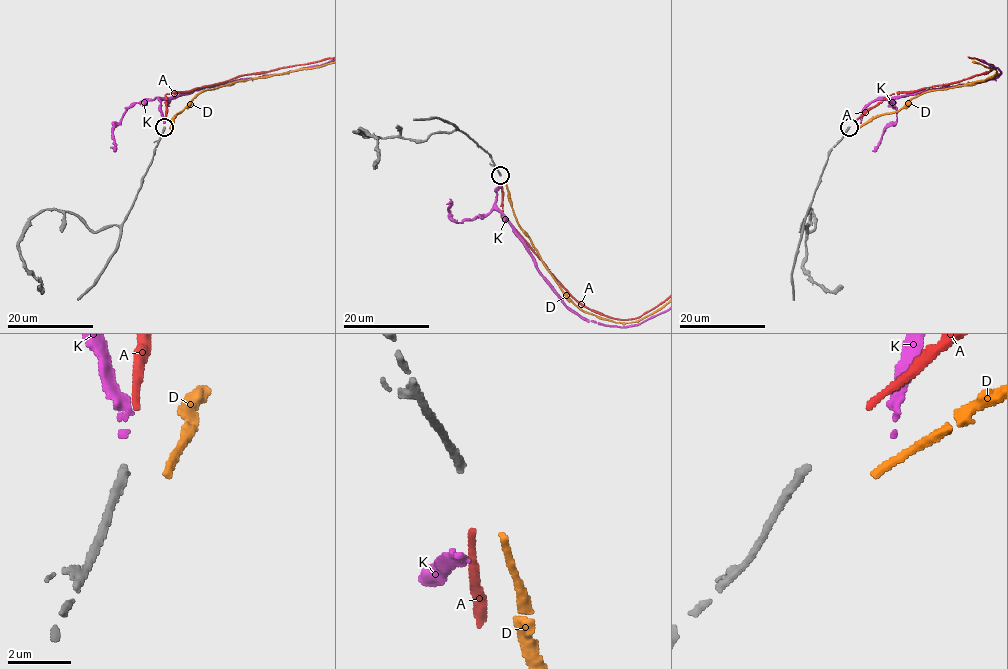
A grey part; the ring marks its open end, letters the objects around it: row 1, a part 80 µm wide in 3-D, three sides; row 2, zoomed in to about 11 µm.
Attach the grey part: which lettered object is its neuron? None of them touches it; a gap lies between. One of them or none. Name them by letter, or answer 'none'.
A

